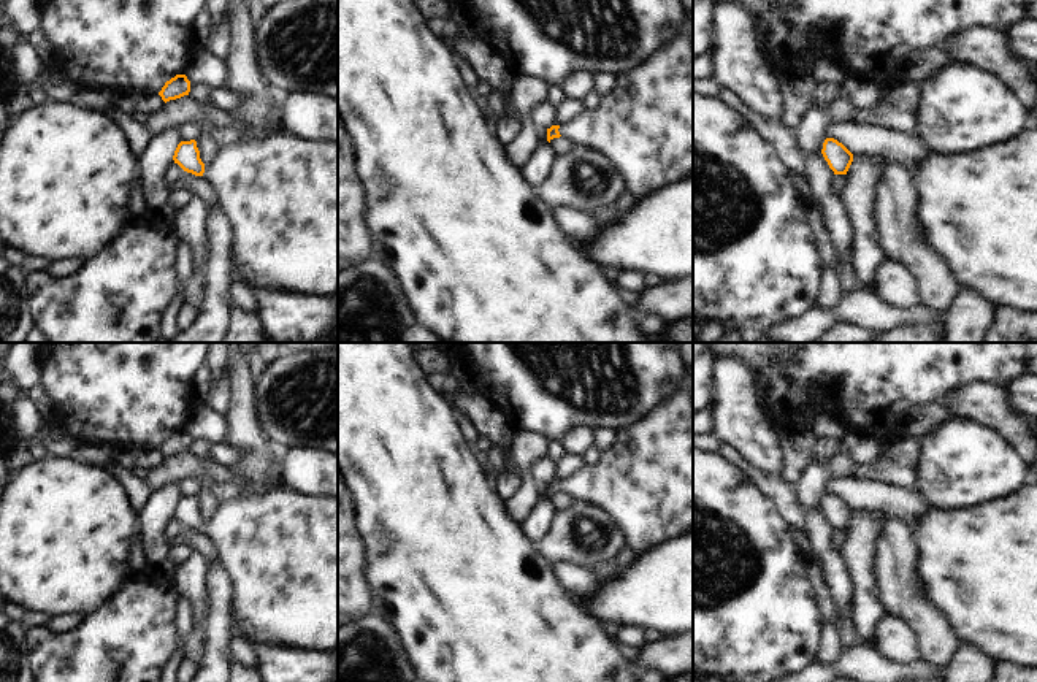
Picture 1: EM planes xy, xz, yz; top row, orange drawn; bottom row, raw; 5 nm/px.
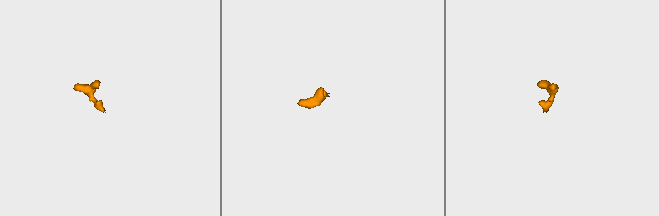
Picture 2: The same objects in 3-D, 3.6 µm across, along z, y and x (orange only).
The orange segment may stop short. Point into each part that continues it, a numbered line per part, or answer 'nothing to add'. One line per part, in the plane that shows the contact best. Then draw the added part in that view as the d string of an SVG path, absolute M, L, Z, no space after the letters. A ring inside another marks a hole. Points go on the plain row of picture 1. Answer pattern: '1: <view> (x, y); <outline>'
1: xy (279, 547); M270 487L263 492L236 493L222 498L205 520L203 531L216 546L216 558L222 563L232 582L232 611L238 628L249 641L289 644L303 649L331 650L338 644L338 496L316 496L287 487Z

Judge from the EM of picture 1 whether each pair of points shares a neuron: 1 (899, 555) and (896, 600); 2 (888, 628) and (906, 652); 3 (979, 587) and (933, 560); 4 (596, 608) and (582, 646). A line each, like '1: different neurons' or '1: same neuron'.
1: same neuron
2: same neuron
3: same neuron
4: different neurons

